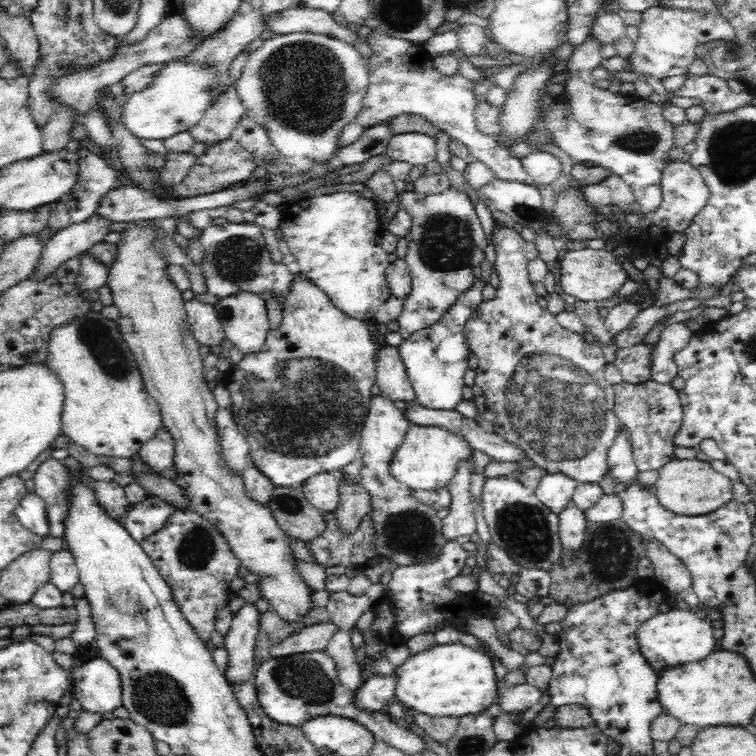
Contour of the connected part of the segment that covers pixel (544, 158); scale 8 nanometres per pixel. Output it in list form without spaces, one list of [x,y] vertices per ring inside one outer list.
[[[543,150],[533,151],[532,154],[521,158],[526,172],[541,186],[551,185],[560,176],[564,161],[567,160]]]

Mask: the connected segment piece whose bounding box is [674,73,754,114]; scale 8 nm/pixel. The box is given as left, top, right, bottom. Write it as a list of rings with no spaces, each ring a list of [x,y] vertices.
[[[689,73],[682,87],[674,92],[676,97],[698,98],[706,113],[731,112],[751,105],[754,94],[733,92],[723,78],[714,75],[696,76]]]

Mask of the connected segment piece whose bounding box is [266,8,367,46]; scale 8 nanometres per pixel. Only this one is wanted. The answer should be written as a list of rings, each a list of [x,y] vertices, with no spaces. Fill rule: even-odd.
[[[291,8],[278,12],[272,15],[270,20],[266,20],[266,25],[268,25],[266,29],[280,35],[296,32],[324,34],[352,46],[355,46],[358,41],[367,42],[367,39],[361,39],[358,36],[358,32],[351,32],[348,28],[337,24],[332,16],[333,13],[322,10]]]

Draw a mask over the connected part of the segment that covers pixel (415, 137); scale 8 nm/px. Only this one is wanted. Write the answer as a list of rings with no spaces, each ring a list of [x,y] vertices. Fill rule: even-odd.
[[[419,132],[396,134],[391,136],[385,153],[393,161],[425,166],[436,158],[436,139]]]

